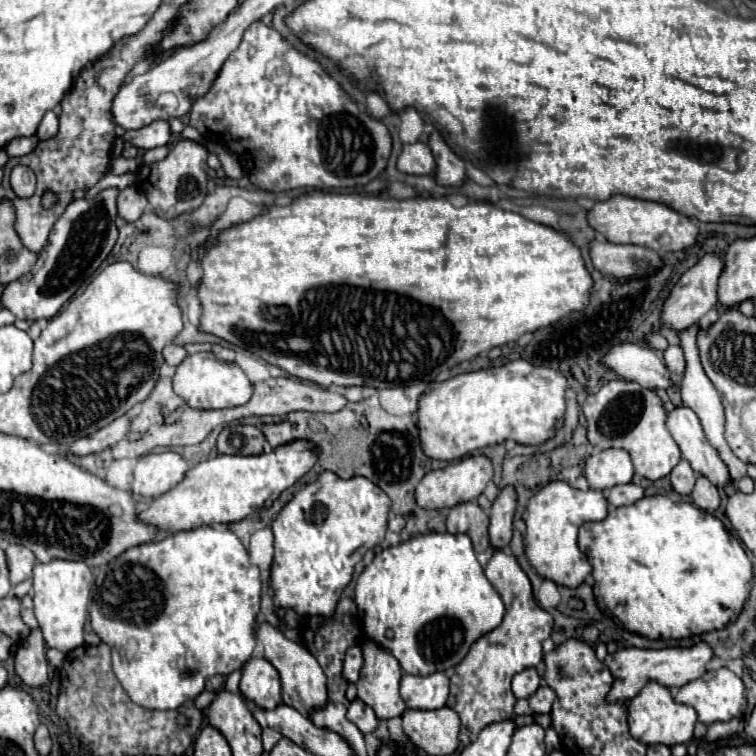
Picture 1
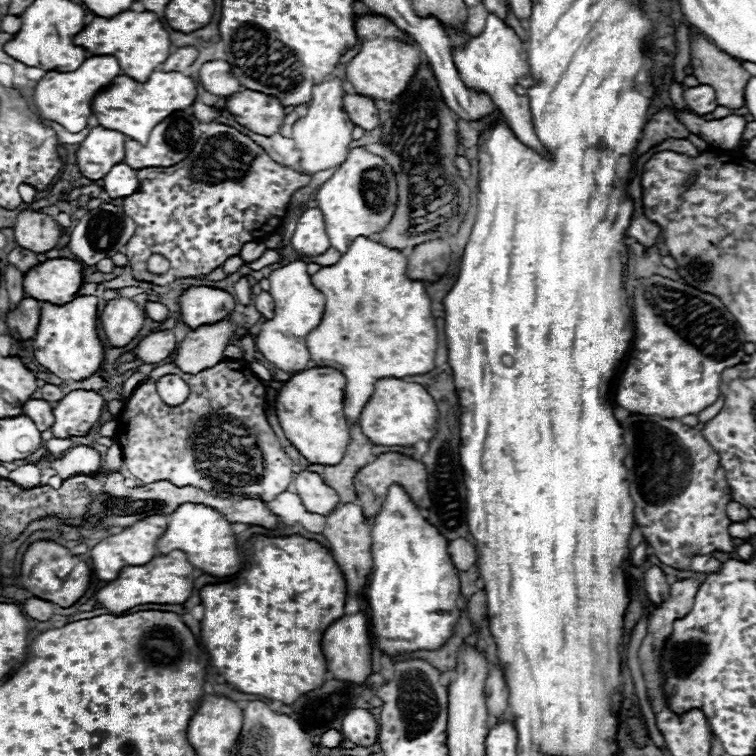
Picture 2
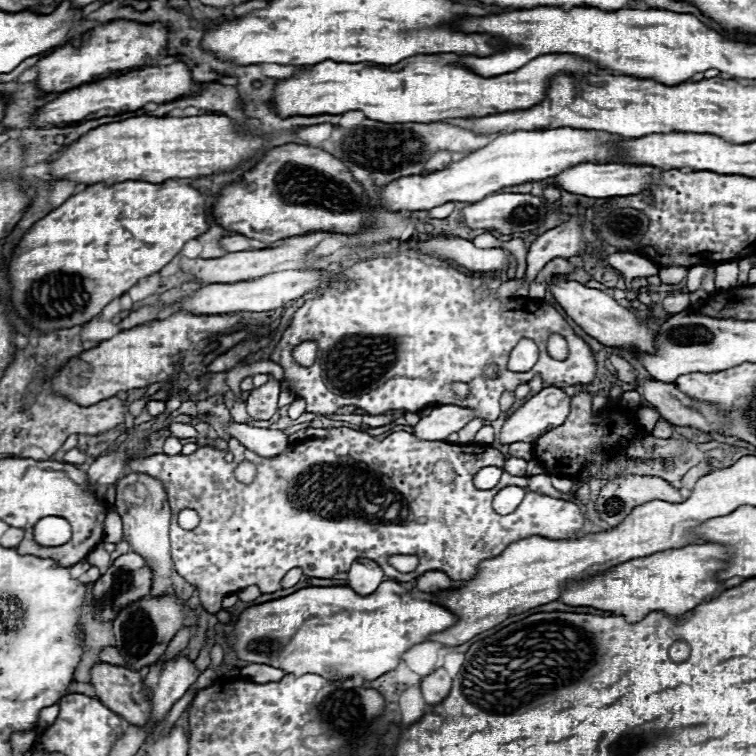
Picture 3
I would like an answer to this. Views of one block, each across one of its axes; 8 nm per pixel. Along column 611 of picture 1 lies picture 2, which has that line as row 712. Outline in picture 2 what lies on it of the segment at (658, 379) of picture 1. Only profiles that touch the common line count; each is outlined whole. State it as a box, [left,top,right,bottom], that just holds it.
[340,708,378,746]

